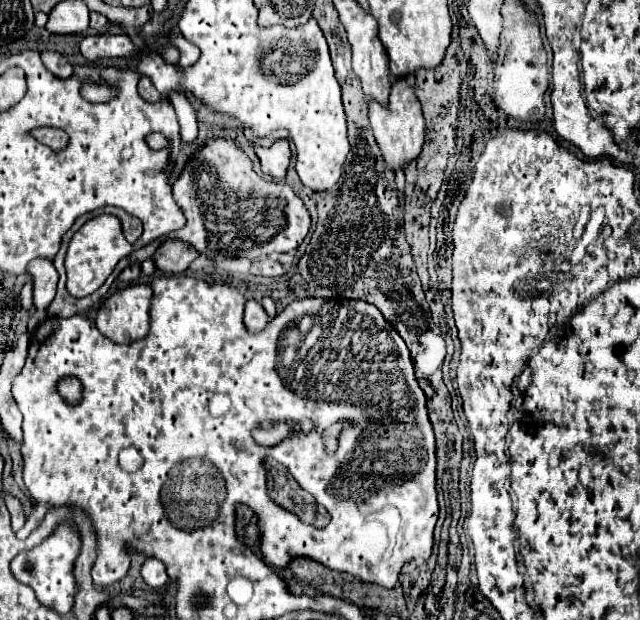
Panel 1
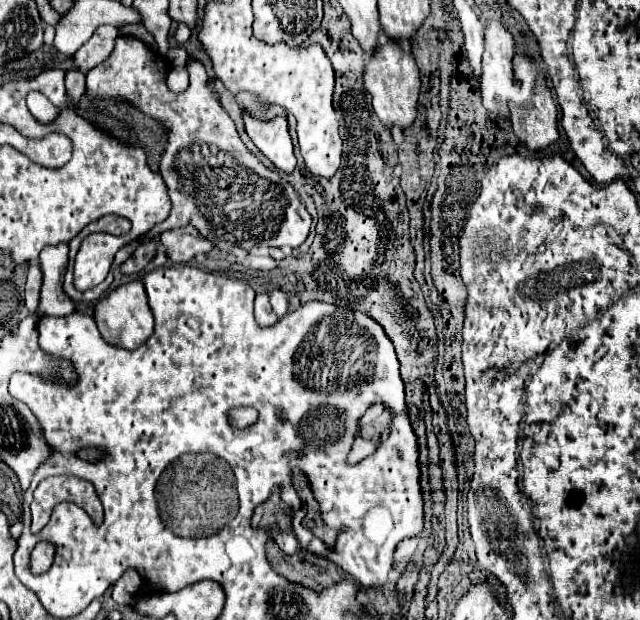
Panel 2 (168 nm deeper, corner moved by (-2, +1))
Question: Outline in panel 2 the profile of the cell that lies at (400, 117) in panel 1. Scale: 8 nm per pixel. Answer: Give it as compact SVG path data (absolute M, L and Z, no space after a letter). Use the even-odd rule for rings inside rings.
M382 39L376 53L366 59L364 87L372 97L372 109L376 111L386 129L400 127L402 131L406 131L408 127L412 127L418 113L416 105L420 95L420 73L408 47L396 41Z

